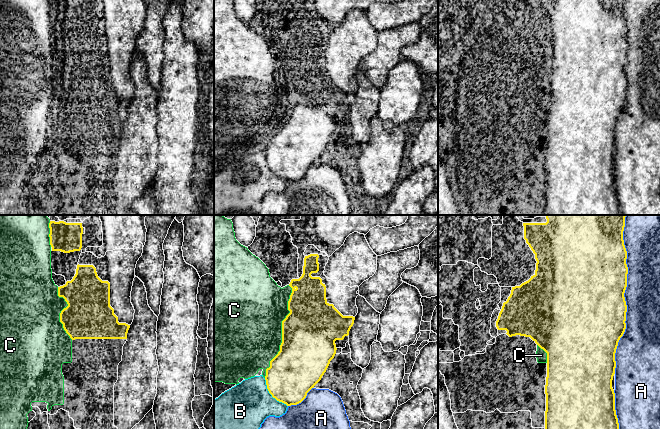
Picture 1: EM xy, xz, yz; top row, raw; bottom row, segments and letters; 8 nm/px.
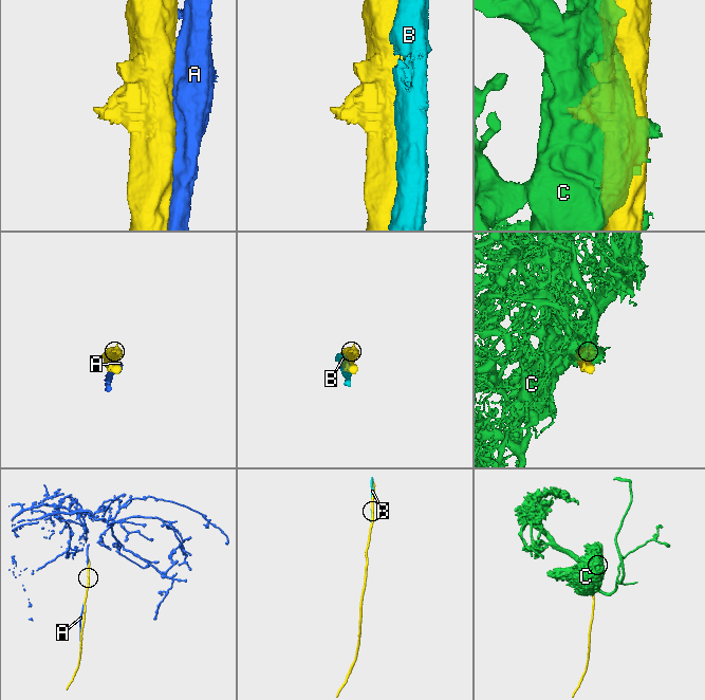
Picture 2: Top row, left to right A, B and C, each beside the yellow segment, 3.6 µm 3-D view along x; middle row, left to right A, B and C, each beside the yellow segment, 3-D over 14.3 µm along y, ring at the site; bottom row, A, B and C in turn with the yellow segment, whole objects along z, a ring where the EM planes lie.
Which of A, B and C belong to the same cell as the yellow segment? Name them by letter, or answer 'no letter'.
no letter

